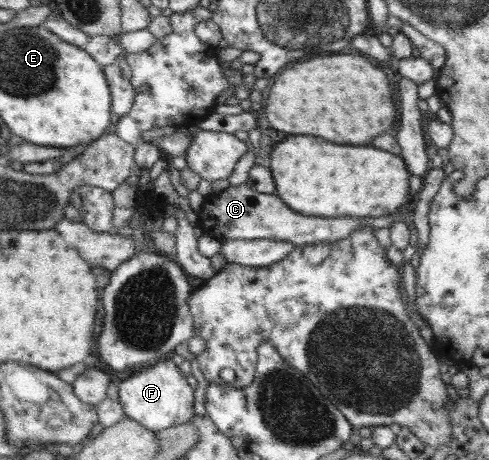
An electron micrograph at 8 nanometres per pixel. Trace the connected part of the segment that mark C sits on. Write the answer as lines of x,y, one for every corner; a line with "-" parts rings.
246,184
230,186
219,193
212,193
205,197
197,217
199,221
196,229
201,229
204,234
222,241
272,239
286,241
296,246
339,241
339,239
349,237
355,229
361,229
361,227
371,227
375,230
383,227
390,228
395,221
392,214
373,219
305,217
285,205
275,194
259,193
247,187

